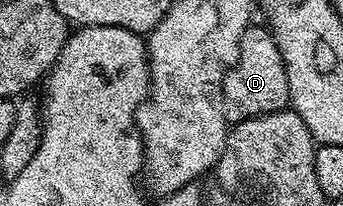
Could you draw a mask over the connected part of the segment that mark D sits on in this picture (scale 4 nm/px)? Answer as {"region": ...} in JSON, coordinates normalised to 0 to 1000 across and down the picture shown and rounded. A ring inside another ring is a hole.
{"region":[[[729,126],[711,150],[694,223],[694,282],[653,369],[653,568],[676,612],[743,563],[831,539],[845,505],[845,398],[834,379],[834,320],[822,301],[822,262],[778,131],[755,131]]]}

